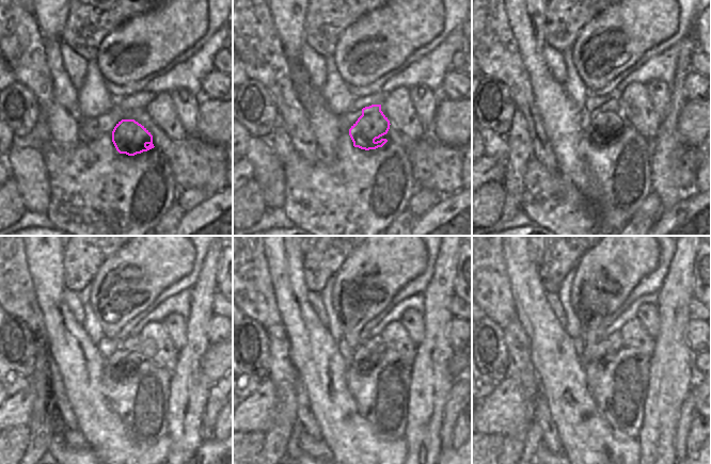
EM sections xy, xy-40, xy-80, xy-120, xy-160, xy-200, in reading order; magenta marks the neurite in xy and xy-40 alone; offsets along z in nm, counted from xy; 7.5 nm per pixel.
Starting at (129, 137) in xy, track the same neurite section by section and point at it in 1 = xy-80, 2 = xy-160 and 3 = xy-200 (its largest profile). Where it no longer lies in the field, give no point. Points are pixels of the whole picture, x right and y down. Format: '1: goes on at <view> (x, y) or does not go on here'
1: goes on at xy-80 (606, 128)
2: goes on at xy-160 (375, 346)
3: goes on at xy-200 (615, 338)

